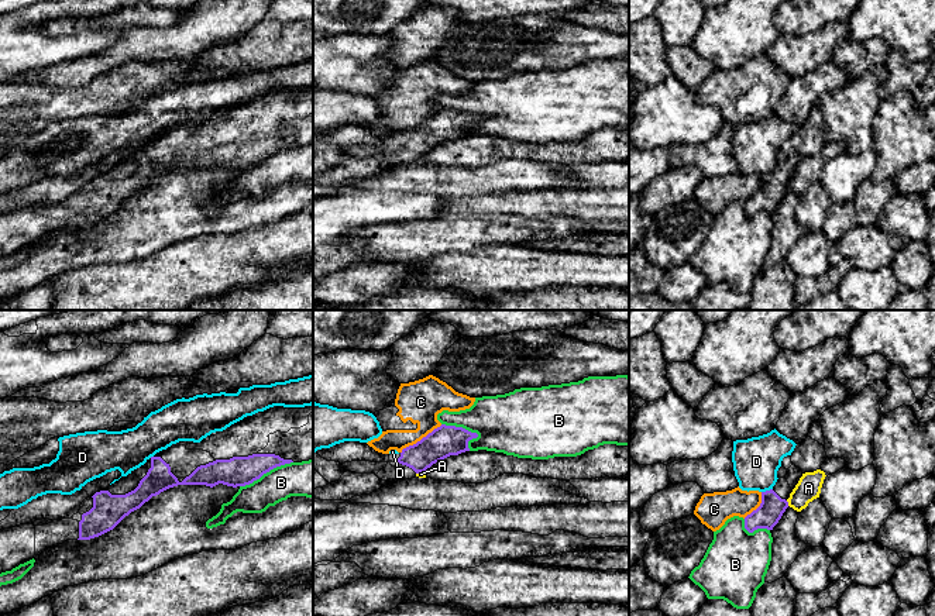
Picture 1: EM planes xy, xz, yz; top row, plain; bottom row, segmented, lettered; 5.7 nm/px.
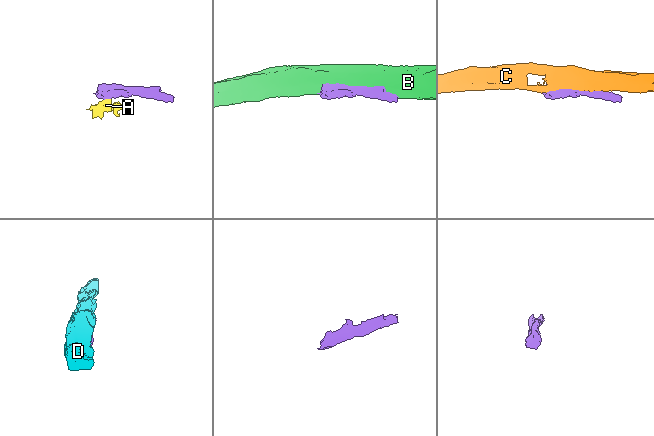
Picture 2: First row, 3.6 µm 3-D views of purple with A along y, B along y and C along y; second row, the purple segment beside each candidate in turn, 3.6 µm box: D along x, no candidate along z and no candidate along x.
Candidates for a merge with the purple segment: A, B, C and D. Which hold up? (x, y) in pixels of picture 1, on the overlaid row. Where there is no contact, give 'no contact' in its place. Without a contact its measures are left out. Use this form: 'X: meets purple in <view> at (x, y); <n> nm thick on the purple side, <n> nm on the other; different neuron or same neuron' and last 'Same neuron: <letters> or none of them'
A: meets purple in yz at (787, 503); 140 nm thick on the purple side, 140 nm on the other; different neuron
B: meets purple in xz at (467, 430); 180 nm thick on the purple side, 340 nm on the other; different neuron
C: meets purple in xz at (422, 439); 180 nm thick on the purple side, 240 nm on the other; different neuron
D: meets purple in yz at (766, 491); 140 nm thick on the purple side, 260 nm on the other; different neuron
Same neuron: none of them

